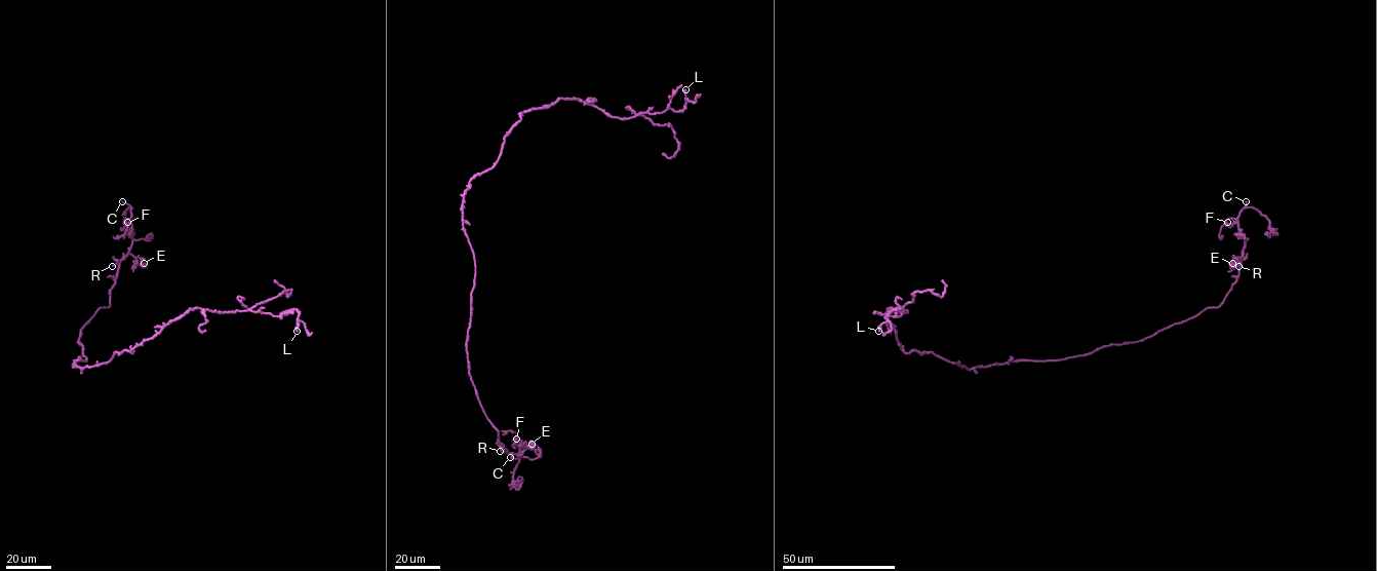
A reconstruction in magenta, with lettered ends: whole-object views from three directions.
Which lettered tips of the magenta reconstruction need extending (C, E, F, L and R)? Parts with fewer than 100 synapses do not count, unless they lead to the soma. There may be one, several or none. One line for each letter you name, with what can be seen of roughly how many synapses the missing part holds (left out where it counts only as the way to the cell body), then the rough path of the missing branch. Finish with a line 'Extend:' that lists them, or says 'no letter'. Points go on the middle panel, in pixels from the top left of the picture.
C: (510, 457), (511, 440), (475, 439), (473, 433)
Extend: C

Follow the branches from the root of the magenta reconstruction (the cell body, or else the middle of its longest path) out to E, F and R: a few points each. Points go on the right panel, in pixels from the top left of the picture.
E: (1024, 360), (1066, 359), (1143, 340), (1217, 307), (1236, 279), (1243, 254), (1232, 263)
F: (1024, 360), (1066, 359), (1143, 340), (1217, 307), (1236, 279), (1245, 248), (1237, 222), (1227, 222)
R: (1024, 360), (1066, 359), (1109, 345), (1143, 340), (1207, 308), (1217, 307), (1236, 279), (1238, 266)

